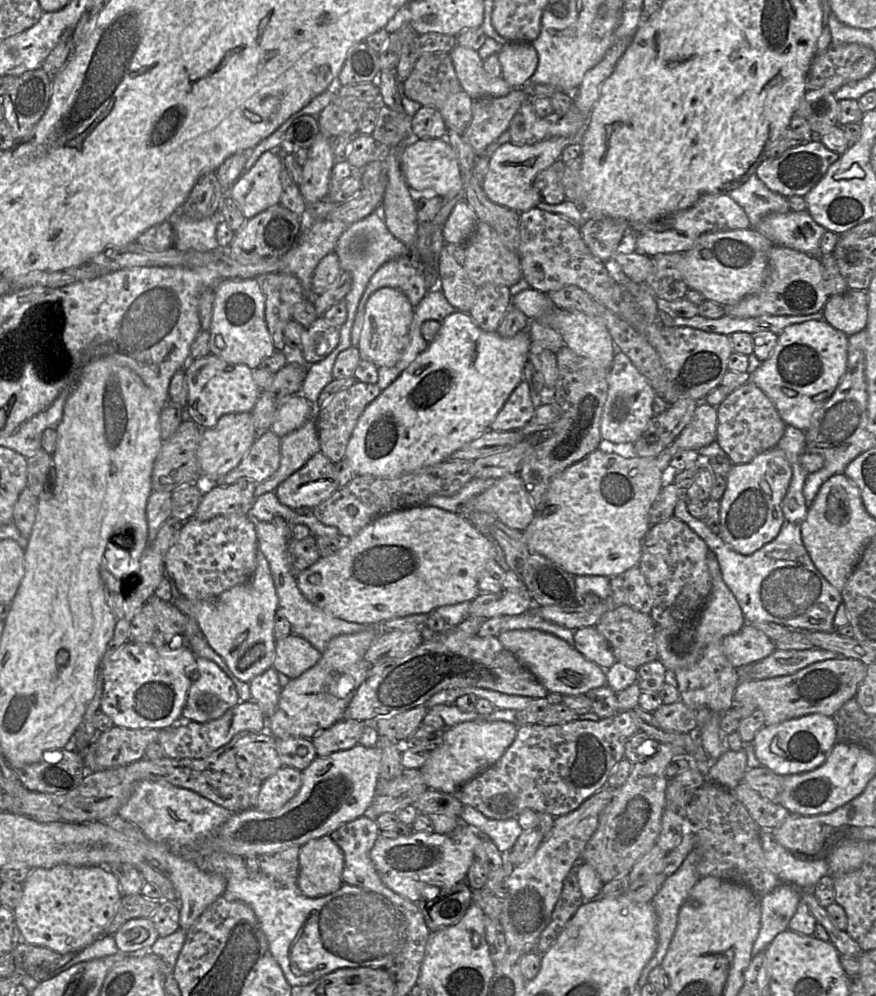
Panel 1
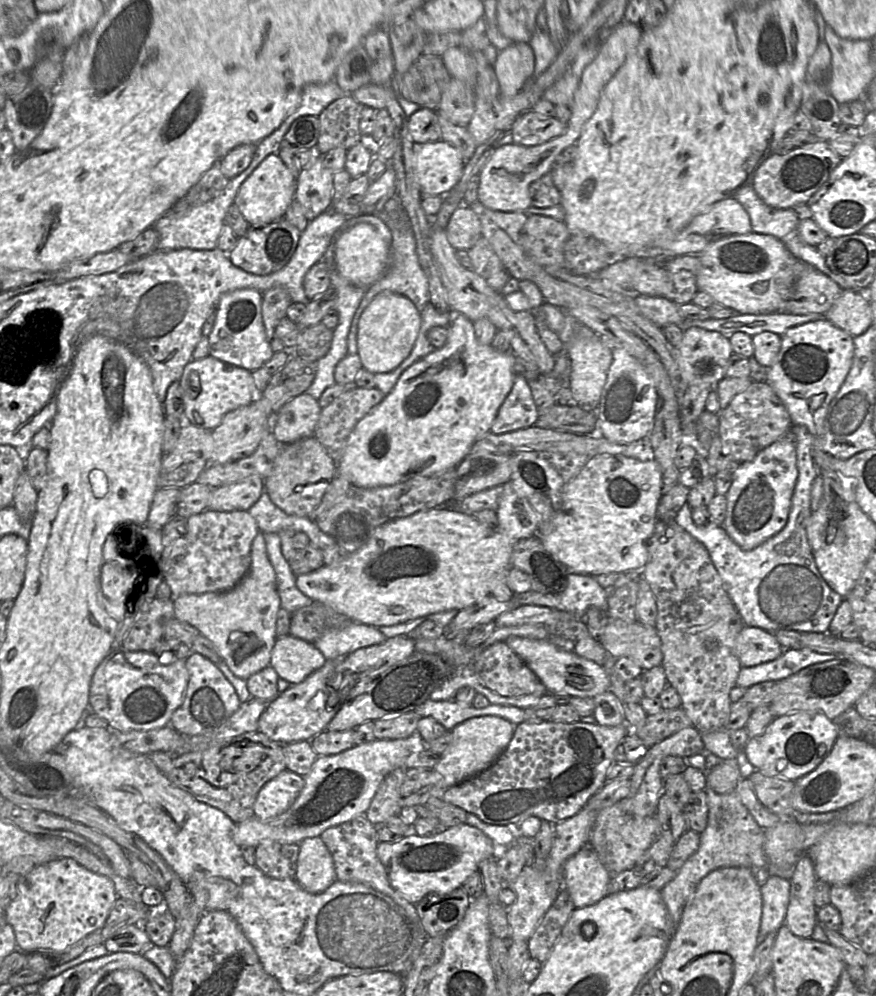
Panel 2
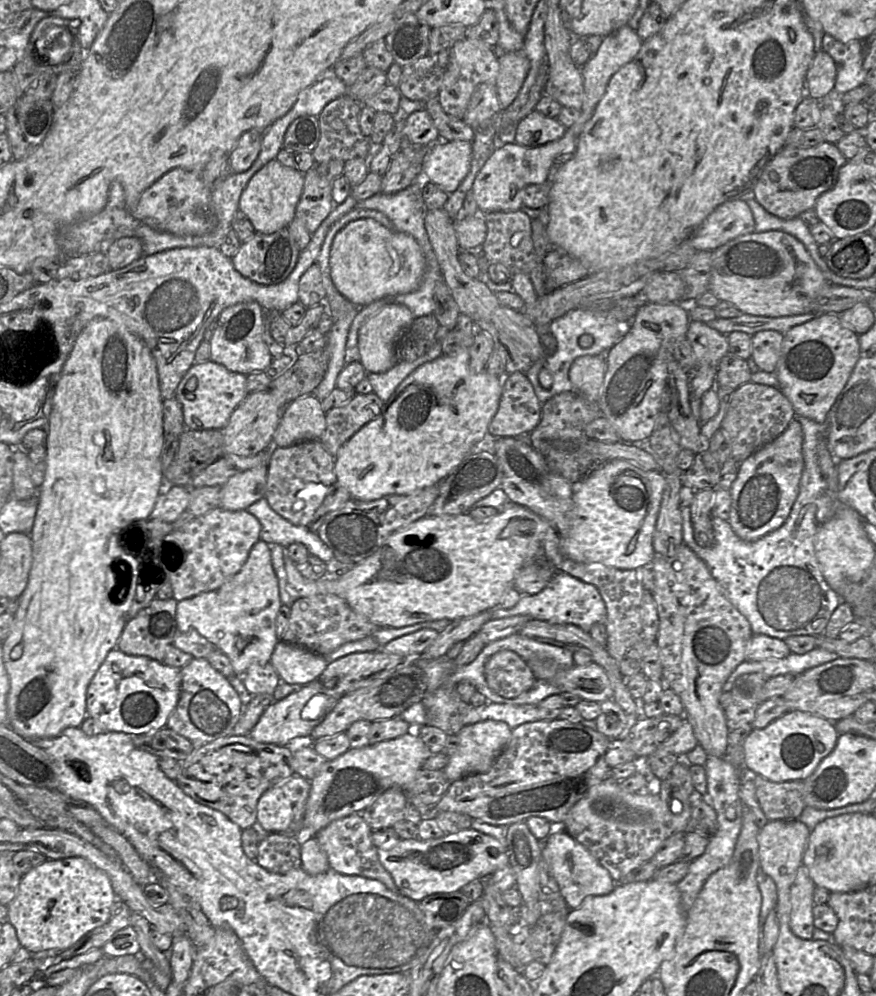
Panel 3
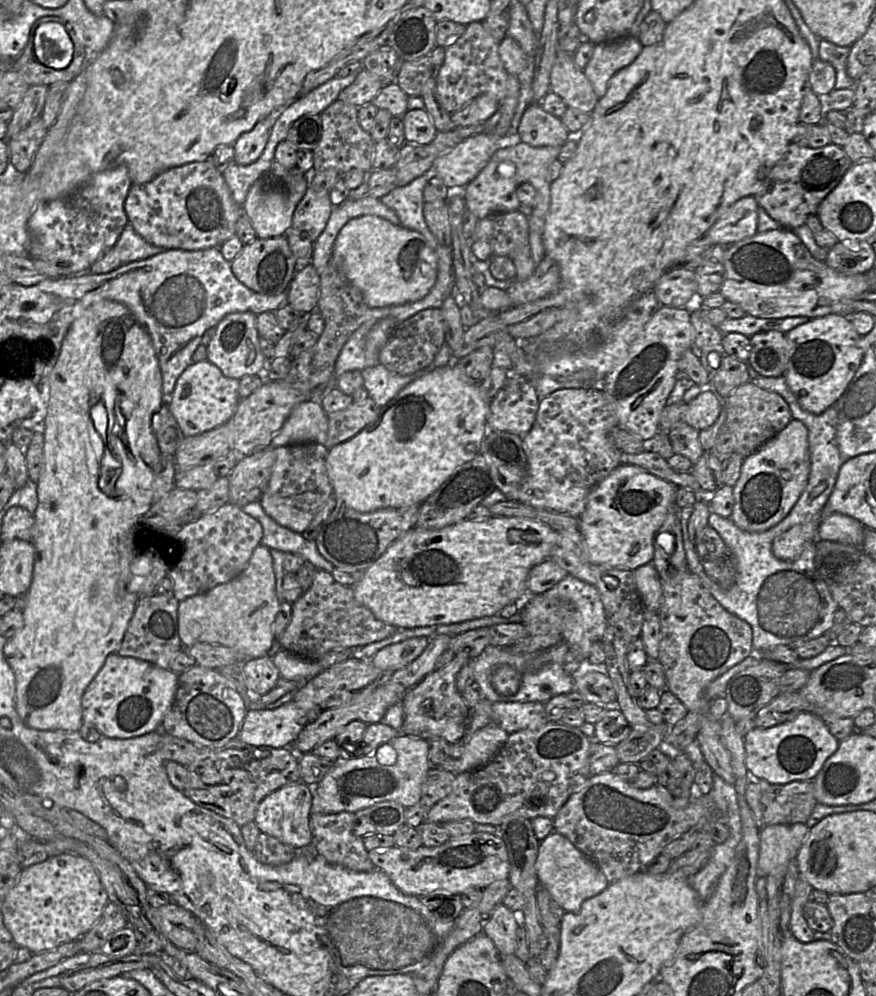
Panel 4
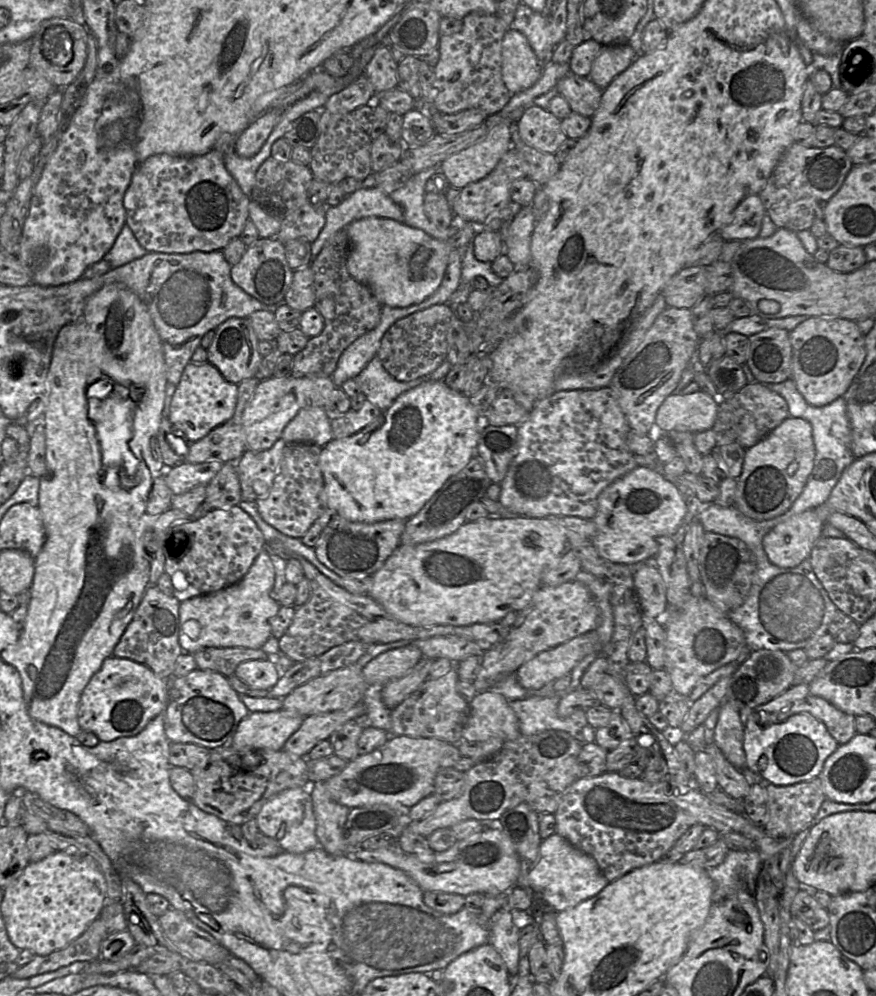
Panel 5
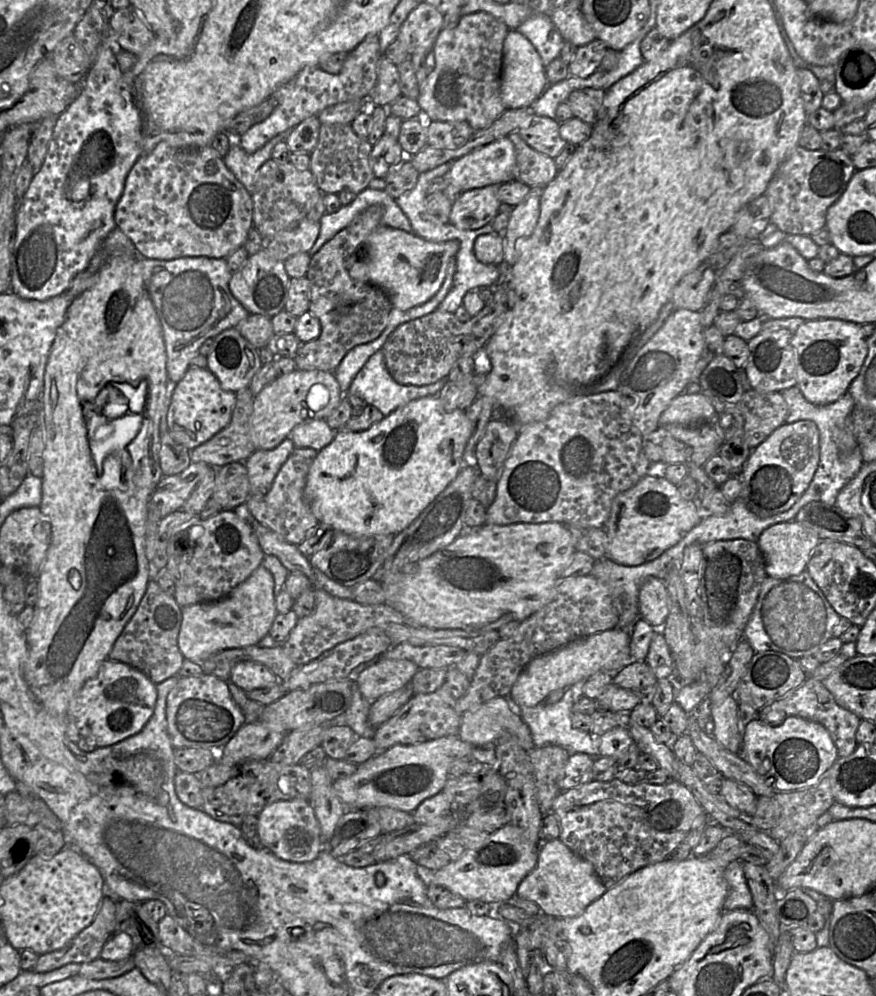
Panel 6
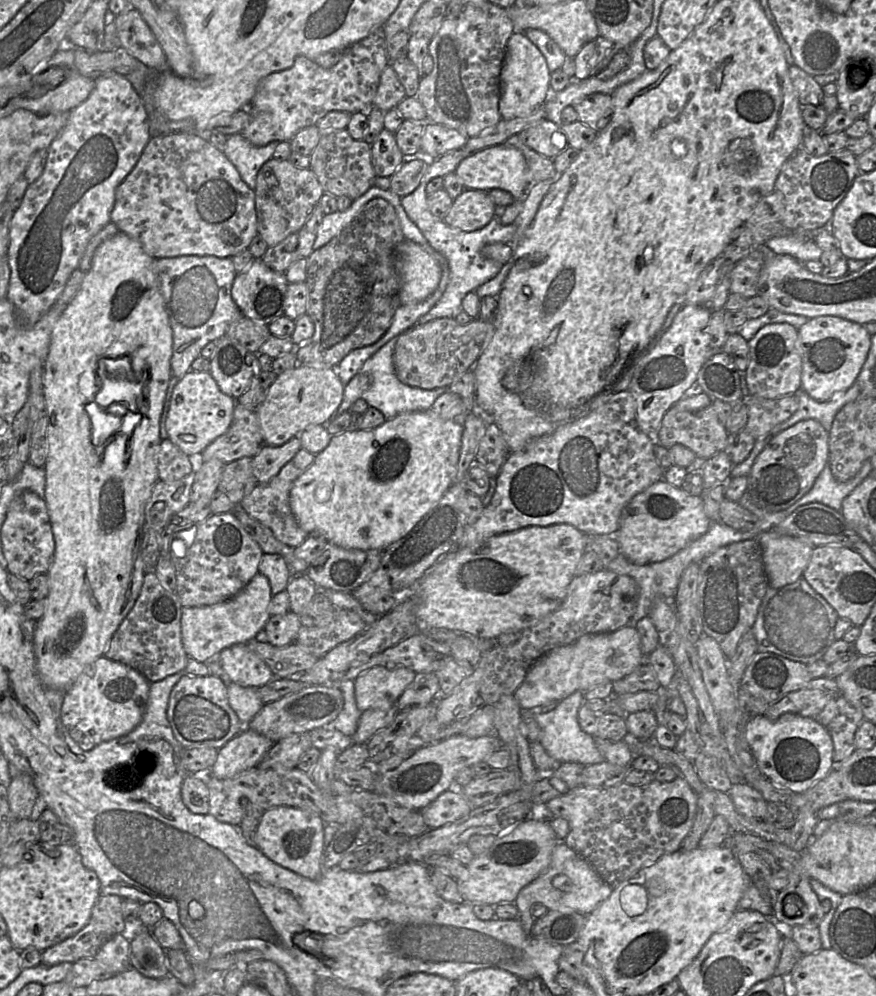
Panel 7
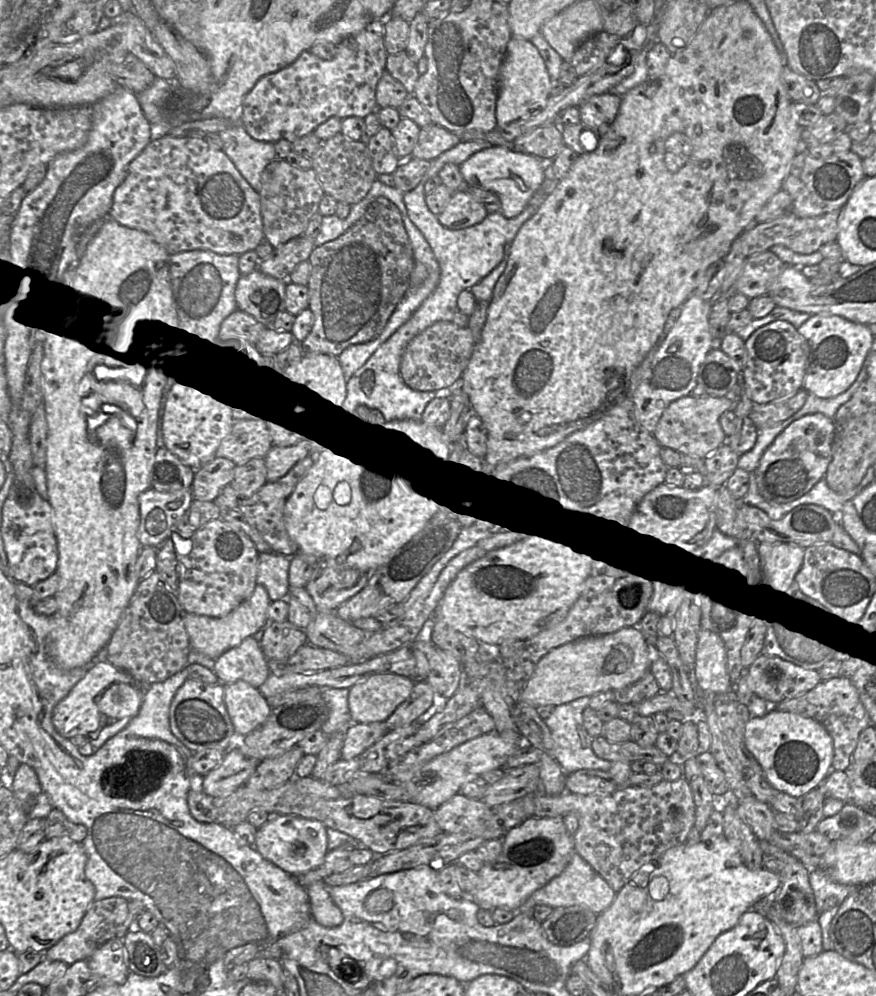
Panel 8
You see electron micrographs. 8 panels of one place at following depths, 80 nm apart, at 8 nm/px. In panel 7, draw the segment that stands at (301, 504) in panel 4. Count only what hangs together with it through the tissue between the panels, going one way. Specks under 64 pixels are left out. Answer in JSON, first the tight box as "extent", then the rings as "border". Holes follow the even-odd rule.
{"extent":[239,448,315,548],"border":[[[303,448],[280,472],[267,483],[258,484],[248,495],[246,495],[239,506],[251,517],[271,530],[273,535],[282,543],[296,548],[307,539],[309,534],[298,524],[290,507],[290,490],[296,479],[313,463],[315,455]]]}

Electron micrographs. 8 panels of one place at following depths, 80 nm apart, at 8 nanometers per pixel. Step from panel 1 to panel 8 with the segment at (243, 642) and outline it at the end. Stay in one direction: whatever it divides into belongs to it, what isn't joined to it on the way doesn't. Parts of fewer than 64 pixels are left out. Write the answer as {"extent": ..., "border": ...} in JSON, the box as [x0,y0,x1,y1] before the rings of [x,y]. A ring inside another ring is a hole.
{"extent":[183,584,270,659],"border":[[[257,584],[252,594],[229,614],[215,618],[205,615],[185,613],[183,622],[191,649],[212,659],[218,658],[228,649],[239,645],[245,638],[253,637],[268,623],[270,599],[264,586]]]}

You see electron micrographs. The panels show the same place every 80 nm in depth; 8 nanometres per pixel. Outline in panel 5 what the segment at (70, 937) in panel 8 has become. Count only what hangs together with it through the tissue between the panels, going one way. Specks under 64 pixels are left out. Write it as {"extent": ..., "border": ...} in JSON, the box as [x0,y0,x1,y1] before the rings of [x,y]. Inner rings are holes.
{"extent":[13,917,104,979],"border":[[[98,917],[87,930],[66,947],[48,955],[36,955],[28,964],[17,968],[13,978],[26,979],[68,966],[74,962],[90,963],[100,957],[100,946],[104,940],[104,923]]]}

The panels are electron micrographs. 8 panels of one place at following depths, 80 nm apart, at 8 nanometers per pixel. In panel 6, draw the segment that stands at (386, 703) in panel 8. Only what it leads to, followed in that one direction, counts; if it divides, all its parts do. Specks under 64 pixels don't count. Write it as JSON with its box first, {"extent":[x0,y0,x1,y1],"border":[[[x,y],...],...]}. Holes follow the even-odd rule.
{"extent":[356,659,418,702],"border":[[[380,659],[356,677],[356,684],[361,695],[368,701],[374,702],[384,694],[394,692],[408,685],[417,671],[418,667],[410,660]]]}

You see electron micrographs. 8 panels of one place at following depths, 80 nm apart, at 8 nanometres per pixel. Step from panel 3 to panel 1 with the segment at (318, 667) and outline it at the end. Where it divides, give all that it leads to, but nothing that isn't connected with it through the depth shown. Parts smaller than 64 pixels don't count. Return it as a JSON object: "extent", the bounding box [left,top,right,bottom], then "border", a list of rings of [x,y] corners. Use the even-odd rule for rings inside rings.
{"extent":[272,634,321,679],"border":[[[291,634],[276,640],[272,667],[289,679],[295,679],[313,667],[320,660],[321,654],[306,639]]]}

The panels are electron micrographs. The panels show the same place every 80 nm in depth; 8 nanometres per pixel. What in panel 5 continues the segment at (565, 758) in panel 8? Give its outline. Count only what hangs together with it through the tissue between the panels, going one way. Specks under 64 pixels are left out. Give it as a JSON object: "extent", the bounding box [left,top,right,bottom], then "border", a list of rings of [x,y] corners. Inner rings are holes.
{"extent":[509,693,585,744],"border":[[[566,693],[554,697],[532,697],[525,700],[509,701],[518,721],[521,735],[530,736],[546,730],[562,730],[585,744],[582,728],[571,721],[570,717],[558,715],[558,703]]]}

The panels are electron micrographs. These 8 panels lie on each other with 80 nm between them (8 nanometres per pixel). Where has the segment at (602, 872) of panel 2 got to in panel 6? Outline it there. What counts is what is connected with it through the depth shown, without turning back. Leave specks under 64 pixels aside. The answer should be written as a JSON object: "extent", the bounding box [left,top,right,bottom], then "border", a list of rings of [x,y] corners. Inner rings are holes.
{"extent":[516,838,607,917],"border":[[[559,838],[541,843],[535,868],[520,882],[516,896],[537,903],[541,914],[554,917],[577,917],[607,891],[593,865],[575,854]]]}

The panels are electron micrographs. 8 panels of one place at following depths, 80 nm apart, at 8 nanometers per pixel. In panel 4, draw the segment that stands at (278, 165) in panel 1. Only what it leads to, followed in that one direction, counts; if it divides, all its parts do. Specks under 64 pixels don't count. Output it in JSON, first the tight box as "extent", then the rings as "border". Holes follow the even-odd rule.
{"extent":[242,167,309,239],"border":[[[297,167],[288,169],[286,177],[280,177],[278,184],[271,184],[269,177],[261,176],[249,188],[242,206],[243,214],[250,220],[256,237],[261,239],[283,235],[291,226],[292,216],[299,201],[309,186],[309,176]]]}

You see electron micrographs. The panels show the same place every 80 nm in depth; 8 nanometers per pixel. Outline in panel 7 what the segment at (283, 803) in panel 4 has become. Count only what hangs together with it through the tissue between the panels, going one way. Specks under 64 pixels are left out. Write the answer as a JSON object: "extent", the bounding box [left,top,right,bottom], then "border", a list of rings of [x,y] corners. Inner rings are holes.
{"extent":[256,806,325,880],"border":[[[288,806],[272,807],[264,811],[256,829],[257,848],[274,863],[316,880],[323,873],[324,829],[325,822],[315,813]]]}

